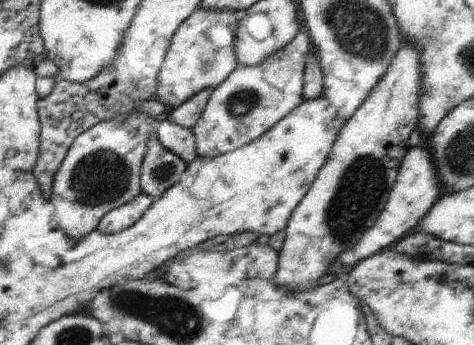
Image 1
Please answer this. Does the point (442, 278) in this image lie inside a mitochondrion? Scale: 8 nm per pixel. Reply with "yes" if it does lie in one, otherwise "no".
no

